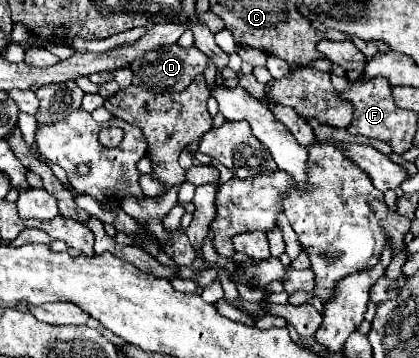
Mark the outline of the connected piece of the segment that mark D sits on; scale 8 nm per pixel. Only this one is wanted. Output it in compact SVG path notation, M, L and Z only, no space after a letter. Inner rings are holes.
M170 45L170 47L158 47L152 51L146 51L144 57L134 59L130 63L132 73L138 77L138 87L146 89L146 91L158 91L158 93L176 93L176 91L184 91L186 85L190 85L190 81L204 73L204 69L208 67L208 57L202 55L202 51L198 51L196 47L184 49L180 45Z

